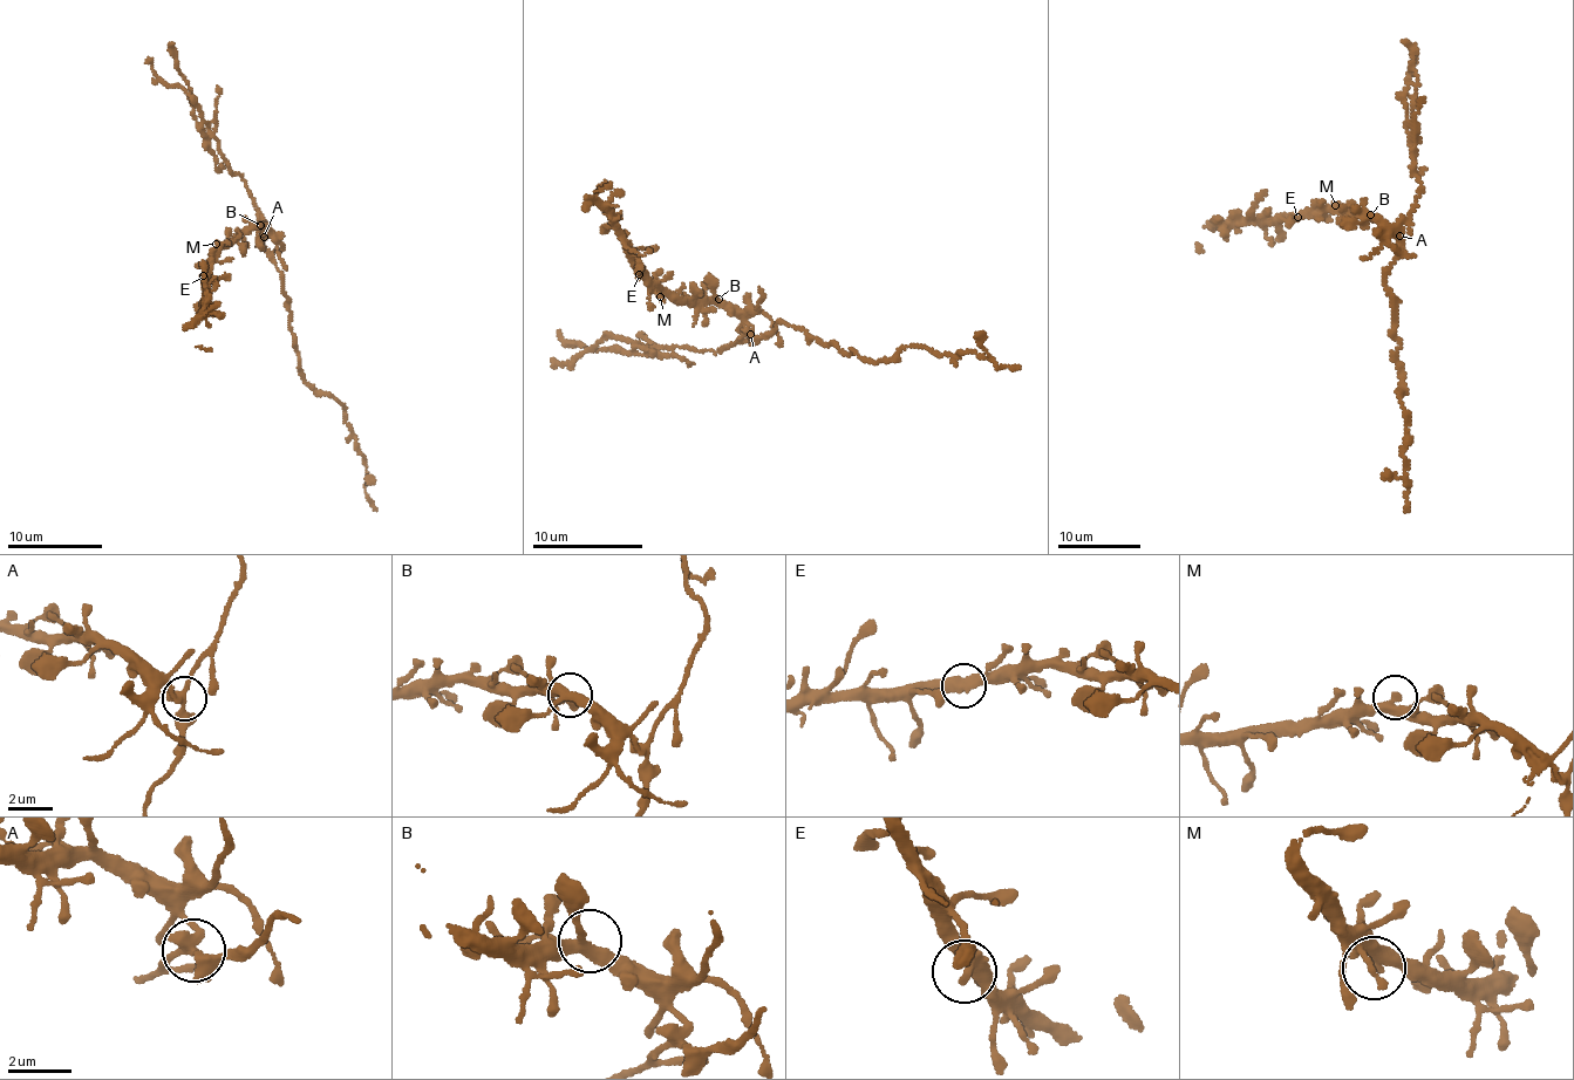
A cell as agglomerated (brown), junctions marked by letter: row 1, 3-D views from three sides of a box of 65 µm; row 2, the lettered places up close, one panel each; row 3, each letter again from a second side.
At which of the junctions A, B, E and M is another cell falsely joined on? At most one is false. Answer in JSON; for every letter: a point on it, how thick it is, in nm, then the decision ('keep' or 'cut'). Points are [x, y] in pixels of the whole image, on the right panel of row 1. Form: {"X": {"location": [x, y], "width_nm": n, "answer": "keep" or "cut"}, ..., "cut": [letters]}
{"A": {"location": [1399, 236], "width_nm": 300, "answer": "cut"}, "B": {"location": [1370, 214], "width_nm": 320, "answer": "keep"}, "E": {"location": [1297, 217], "width_nm": 420, "answer": "keep"}, "M": {"location": [1335, 205], "width_nm": 360, "answer": "keep"}, "cut": ["A"]}

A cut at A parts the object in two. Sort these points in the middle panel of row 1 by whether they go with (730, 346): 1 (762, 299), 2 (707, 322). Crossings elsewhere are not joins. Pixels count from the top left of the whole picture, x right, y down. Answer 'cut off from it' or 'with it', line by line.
1: cut off from it
2: cut off from it

